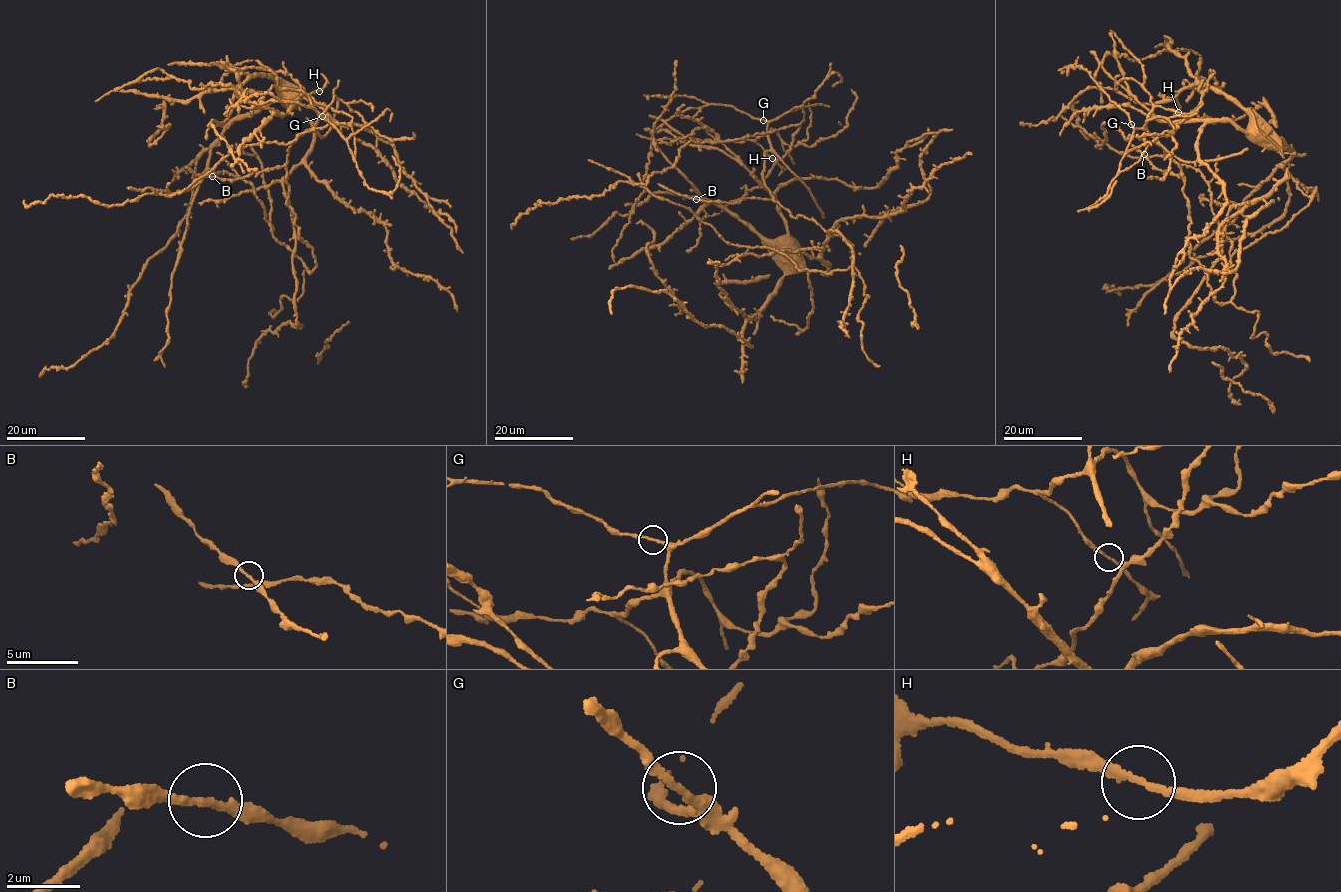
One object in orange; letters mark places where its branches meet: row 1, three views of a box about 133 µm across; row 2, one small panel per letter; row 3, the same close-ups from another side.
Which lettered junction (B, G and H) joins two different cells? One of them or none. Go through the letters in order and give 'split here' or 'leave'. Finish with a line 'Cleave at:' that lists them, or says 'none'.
B: leave
G: leave
H: leave
Cleave at: none

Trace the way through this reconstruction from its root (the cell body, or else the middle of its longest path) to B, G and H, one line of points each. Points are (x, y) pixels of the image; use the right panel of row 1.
B: (1255, 122), (1242, 131), (1228, 121), (1162, 121), (1099, 65), (1093, 81), (1182, 177), (1158, 169), (1144, 154)
G: (1255, 122), (1242, 131), (1228, 121), (1162, 121), (1099, 65), (1093, 81), (1127, 115), (1131, 124)
H: (1255, 122), (1242, 131), (1228, 121), (1162, 121), (1099, 65), (1093, 81), (1135, 128), (1155, 106), (1178, 112)

